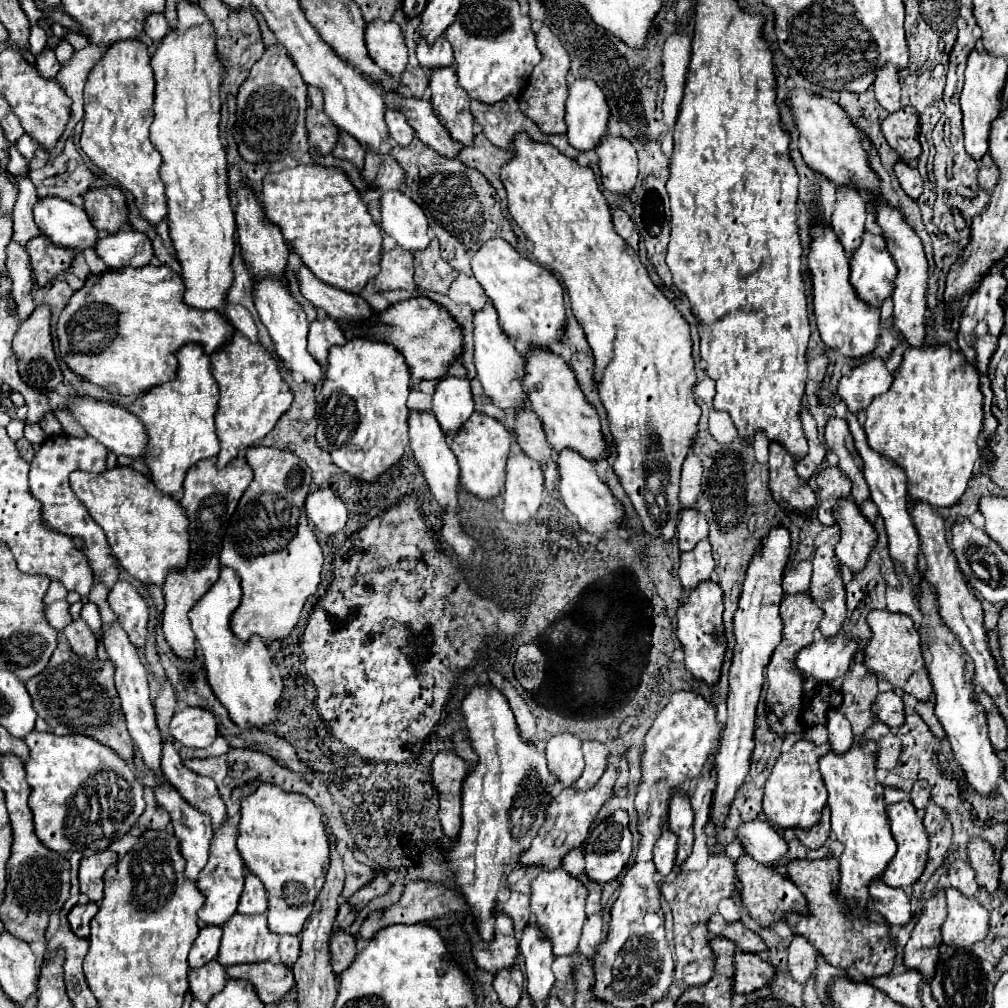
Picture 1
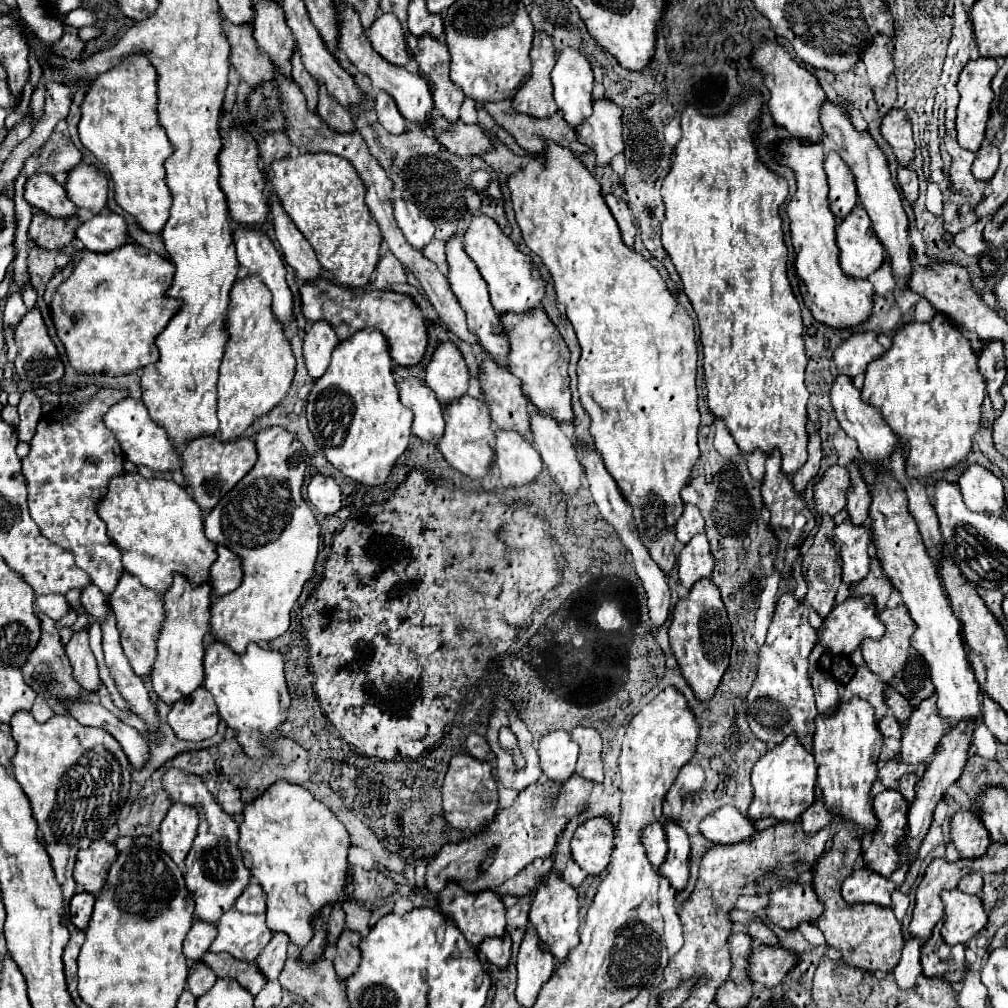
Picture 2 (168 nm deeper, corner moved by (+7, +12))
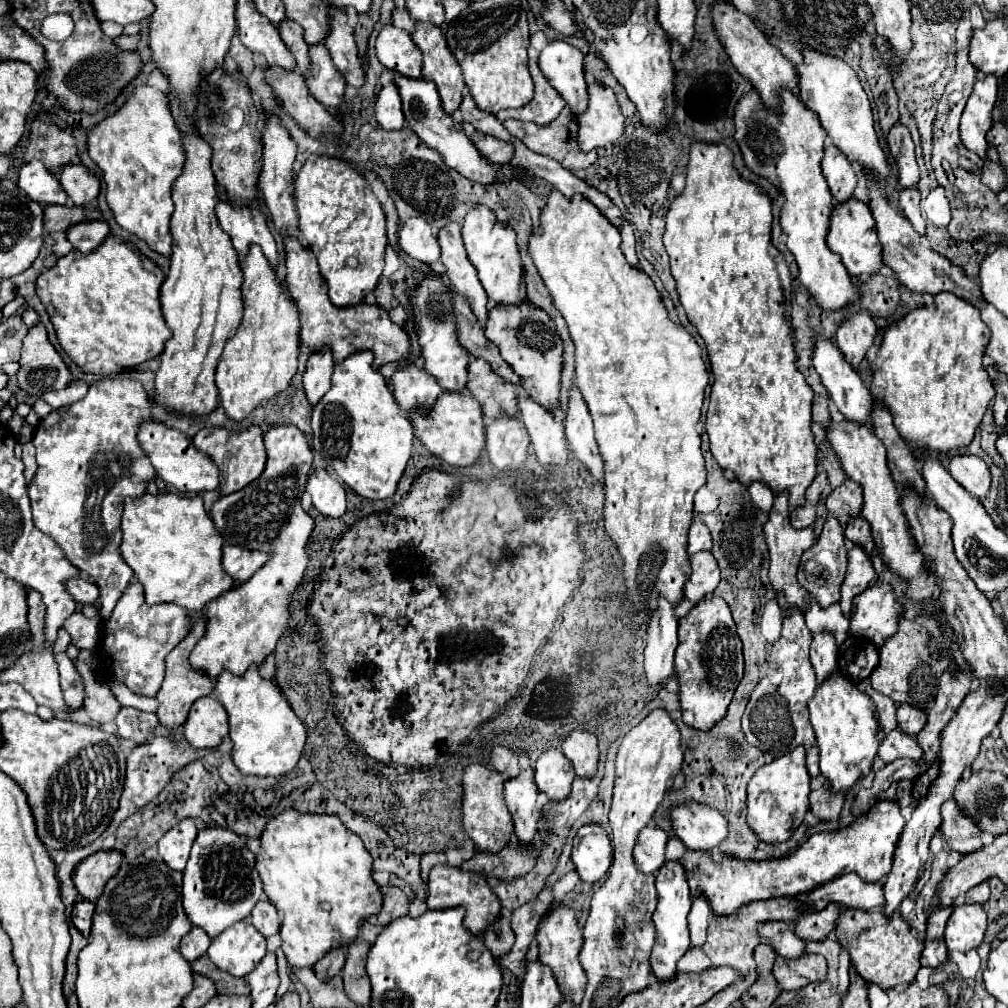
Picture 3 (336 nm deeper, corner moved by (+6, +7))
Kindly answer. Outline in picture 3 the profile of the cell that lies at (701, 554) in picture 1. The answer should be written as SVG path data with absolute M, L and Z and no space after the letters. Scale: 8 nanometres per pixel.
M698 551L690 555L690 567L692 575L684 585L684 597L688 597L692 603L698 603L718 587L720 571L710 551Z

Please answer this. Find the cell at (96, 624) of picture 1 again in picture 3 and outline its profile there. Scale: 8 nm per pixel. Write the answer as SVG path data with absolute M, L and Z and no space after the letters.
M120 707L116 715L116 725L122 739L146 743L152 737L152 729L158 725L158 717L154 713L138 711L132 707Z

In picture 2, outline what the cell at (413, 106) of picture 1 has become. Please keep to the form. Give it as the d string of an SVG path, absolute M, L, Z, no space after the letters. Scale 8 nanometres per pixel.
M433 118L427 132L435 132L437 140L453 154L459 156L477 156L493 150L493 142L489 136L481 130L477 124L465 124L463 120L457 120L455 124L449 124L445 118Z

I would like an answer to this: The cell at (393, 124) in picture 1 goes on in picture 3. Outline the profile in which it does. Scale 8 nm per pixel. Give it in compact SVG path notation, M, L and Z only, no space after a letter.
M392 83L384 85L376 99L376 121L386 131L400 131L404 127L404 117L400 109L400 97Z

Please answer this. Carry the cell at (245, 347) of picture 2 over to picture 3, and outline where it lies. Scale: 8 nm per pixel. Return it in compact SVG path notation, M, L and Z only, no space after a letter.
M258 245L250 247L250 253L240 259L244 269L242 301L244 317L242 323L224 349L224 355L216 369L216 387L220 391L220 405L232 421L242 421L258 405L270 401L274 395L288 389L296 365L298 365L298 343L300 325L294 301L286 299L282 287L276 285L274 271L266 261Z

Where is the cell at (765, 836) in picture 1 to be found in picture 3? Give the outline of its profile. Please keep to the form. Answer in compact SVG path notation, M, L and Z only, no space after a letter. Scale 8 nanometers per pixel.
M694 801L672 809L670 819L676 837L694 851L710 851L730 835L728 819L718 809Z

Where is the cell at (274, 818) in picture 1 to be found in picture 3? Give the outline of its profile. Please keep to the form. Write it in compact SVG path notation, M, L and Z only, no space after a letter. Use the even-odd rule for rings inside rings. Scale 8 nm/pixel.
M286 809L280 815L268 819L260 835L260 847L262 851L256 855L256 871L270 903L278 909L278 913L282 913L282 951L292 967L314 965L332 947L352 943L362 919L380 911L382 893L372 881L372 857L366 851L362 839L346 829L338 815L316 815ZM318 903L326 903L328 909L318 907Z

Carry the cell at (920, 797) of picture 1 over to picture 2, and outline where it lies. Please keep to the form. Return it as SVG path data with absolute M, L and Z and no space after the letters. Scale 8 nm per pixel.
M905 774L901 776L901 782L899 782L899 792L903 794L903 798L907 802L911 802L915 798L915 784L917 784L917 776L915 774Z

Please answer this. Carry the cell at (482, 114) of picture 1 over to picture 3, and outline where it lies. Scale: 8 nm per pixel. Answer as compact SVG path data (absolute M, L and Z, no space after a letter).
M568 107L562 109L562 113L558 115L558 119L554 123L548 123L548 125L536 125L536 123L524 123L524 121L516 121L516 119L506 119L502 121L502 125L514 135L518 137L520 141L526 139L526 147L532 149L534 153L540 153L540 155L546 155L546 157L552 157L556 159L564 169L568 171L576 171L576 169L588 169L594 161L596 161L596 151L590 151L590 153L582 153L578 143L576 143L576 117L570 113Z

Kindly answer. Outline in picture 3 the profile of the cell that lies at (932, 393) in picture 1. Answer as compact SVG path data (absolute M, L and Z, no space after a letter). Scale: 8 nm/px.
M940 293L938 297L934 297L932 305L910 311L904 319L892 323L886 329L884 341L874 361L870 361L870 395L874 397L878 407L884 407L892 413L894 425L912 449L948 453L972 443L988 401L994 397L992 379L982 365L986 337L990 337L990 331L982 323L978 309L974 309L968 301L954 297L952 293Z

